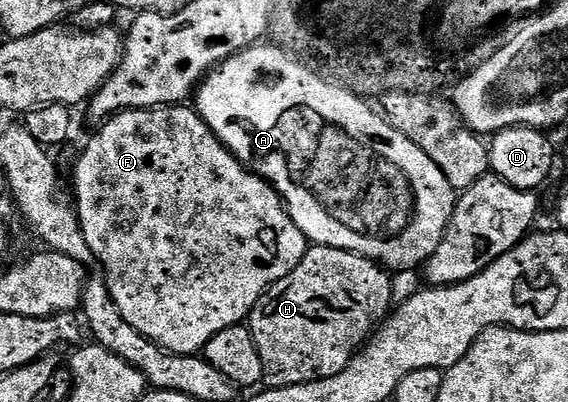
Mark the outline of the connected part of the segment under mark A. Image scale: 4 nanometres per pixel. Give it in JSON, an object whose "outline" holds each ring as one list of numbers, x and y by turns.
{"outline":[[259,43,241,49,217,69,210,70,202,78,202,83,196,90,197,97,196,108,199,115,206,120,206,125,224,143,227,151,233,157,242,162,251,173,258,174,269,185,274,186,274,190,282,196,282,204,285,205,286,212,296,223,296,227,300,227,307,242,347,249,349,253,358,253,361,257,377,261,379,265,390,271,417,270,419,267,425,266,430,256,436,251,440,239,446,234,450,217,454,213,456,190,448,183,444,171,440,171,440,167,436,167,436,163,432,163,432,159,428,159,428,155,424,155,424,151,420,151,420,147,416,147,416,143,412,143,412,139,400,135,400,131,393,129,375,106,374,110,372,106,365,105,358,98,361,96,355,90,346,89,337,81,323,77,321,72,315,71,309,64,303,63,289,49,283,49,281,45]]}

